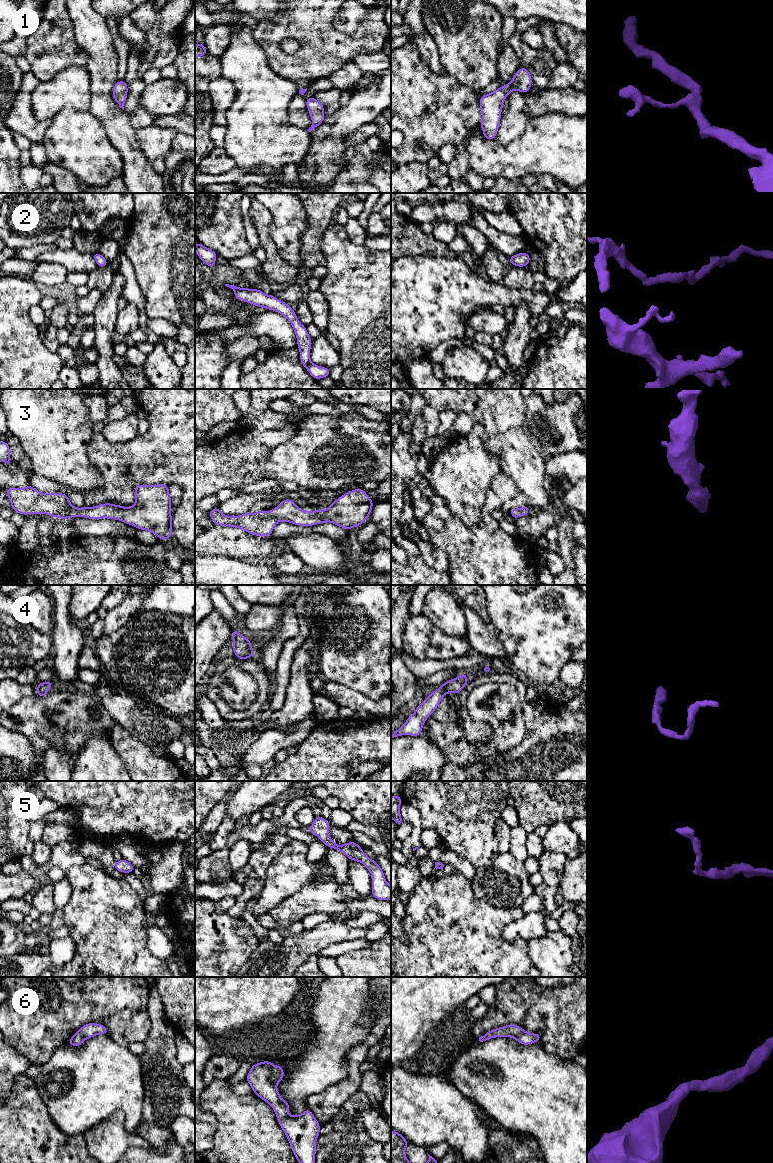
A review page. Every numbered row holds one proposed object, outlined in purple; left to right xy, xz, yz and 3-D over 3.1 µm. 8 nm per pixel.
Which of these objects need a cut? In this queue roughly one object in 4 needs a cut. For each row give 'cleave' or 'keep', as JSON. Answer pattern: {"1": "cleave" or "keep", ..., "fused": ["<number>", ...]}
{"1": "keep", "2": "keep", "3": "keep", "4": "keep", "5": "keep", "6": "keep", "fused": []}

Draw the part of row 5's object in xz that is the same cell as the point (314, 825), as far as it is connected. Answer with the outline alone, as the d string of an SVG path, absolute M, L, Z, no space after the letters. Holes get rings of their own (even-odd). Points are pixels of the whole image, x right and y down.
M322 816L315 817L314 822L308 827L308 832L316 835L327 848L333 848L342 852L349 860L361 862L371 873L371 895L377 900L391 900L391 886L387 883L384 872L378 863L370 859L356 842L337 845L329 835L330 824Z

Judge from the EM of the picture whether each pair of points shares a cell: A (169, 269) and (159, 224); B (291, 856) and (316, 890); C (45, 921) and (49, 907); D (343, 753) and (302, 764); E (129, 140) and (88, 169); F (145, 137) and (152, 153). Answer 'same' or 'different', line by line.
A: same
B: different
C: different
D: same
E: different
F: same

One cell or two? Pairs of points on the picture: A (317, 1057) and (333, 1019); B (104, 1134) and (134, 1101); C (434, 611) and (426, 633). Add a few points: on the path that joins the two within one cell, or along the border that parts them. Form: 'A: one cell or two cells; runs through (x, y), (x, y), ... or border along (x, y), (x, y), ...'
A: one cell; runs through (326, 1048), (333, 1040), (333, 1028)
B: two cells; border along (101, 1120), (121, 1111), (125, 1129), (136, 1132)
C: two cells; border along (422, 613), (436, 626), (450, 634)

